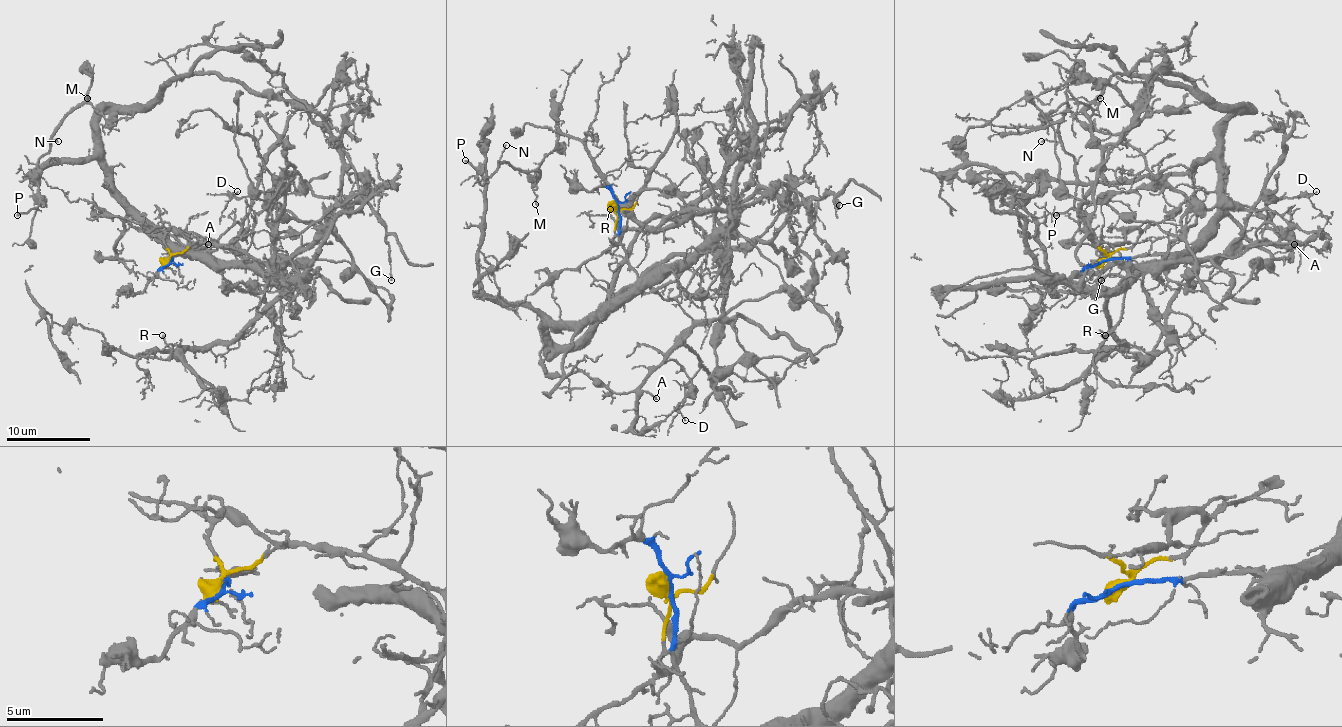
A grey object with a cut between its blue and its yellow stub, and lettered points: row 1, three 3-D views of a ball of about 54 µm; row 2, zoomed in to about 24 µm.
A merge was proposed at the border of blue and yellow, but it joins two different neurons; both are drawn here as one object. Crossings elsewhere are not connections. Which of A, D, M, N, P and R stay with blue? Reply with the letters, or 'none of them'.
M, N, P, R

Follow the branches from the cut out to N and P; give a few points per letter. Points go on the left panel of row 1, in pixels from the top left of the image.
N: (170, 260), (189, 256), (132, 207), (96, 159), (52, 161), (31, 176), (37, 182), (37, 159), (58, 142)
P: (170, 260), (189, 256), (132, 207), (96, 159), (52, 161), (31, 176), (39, 203), (16, 216)

